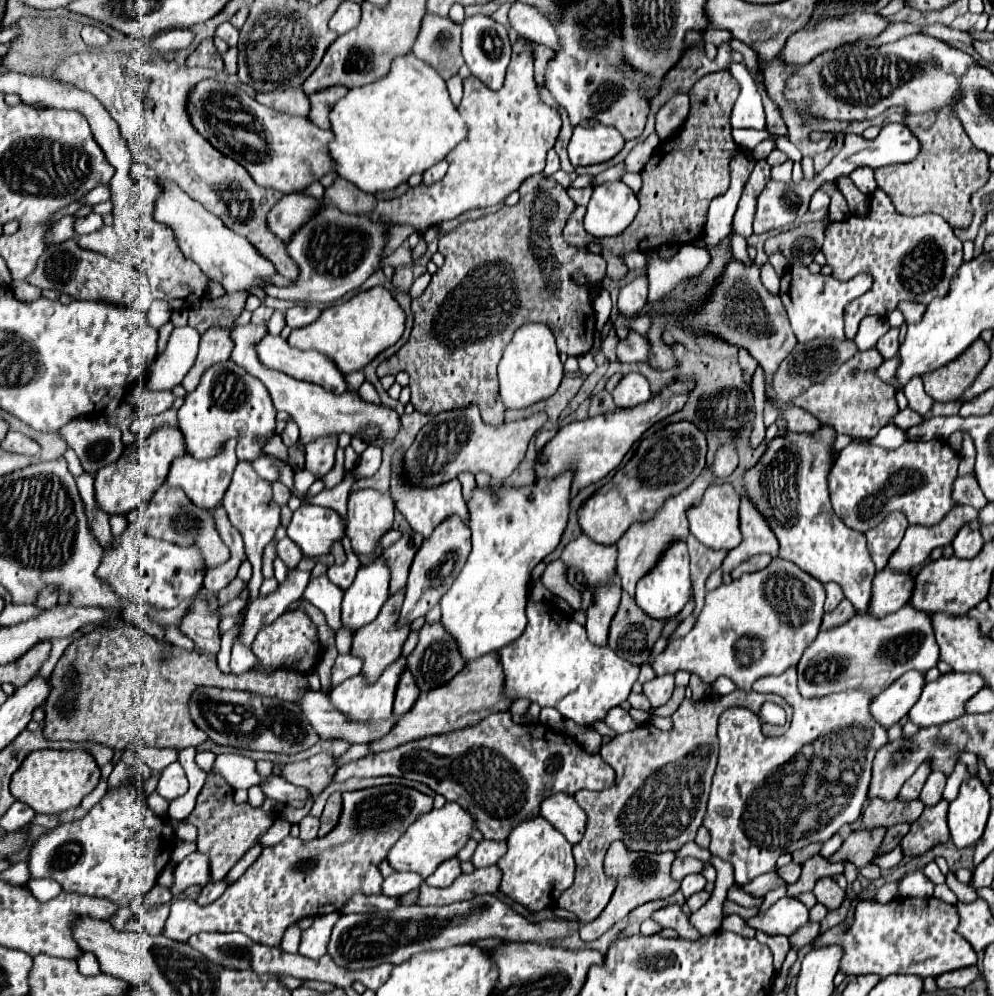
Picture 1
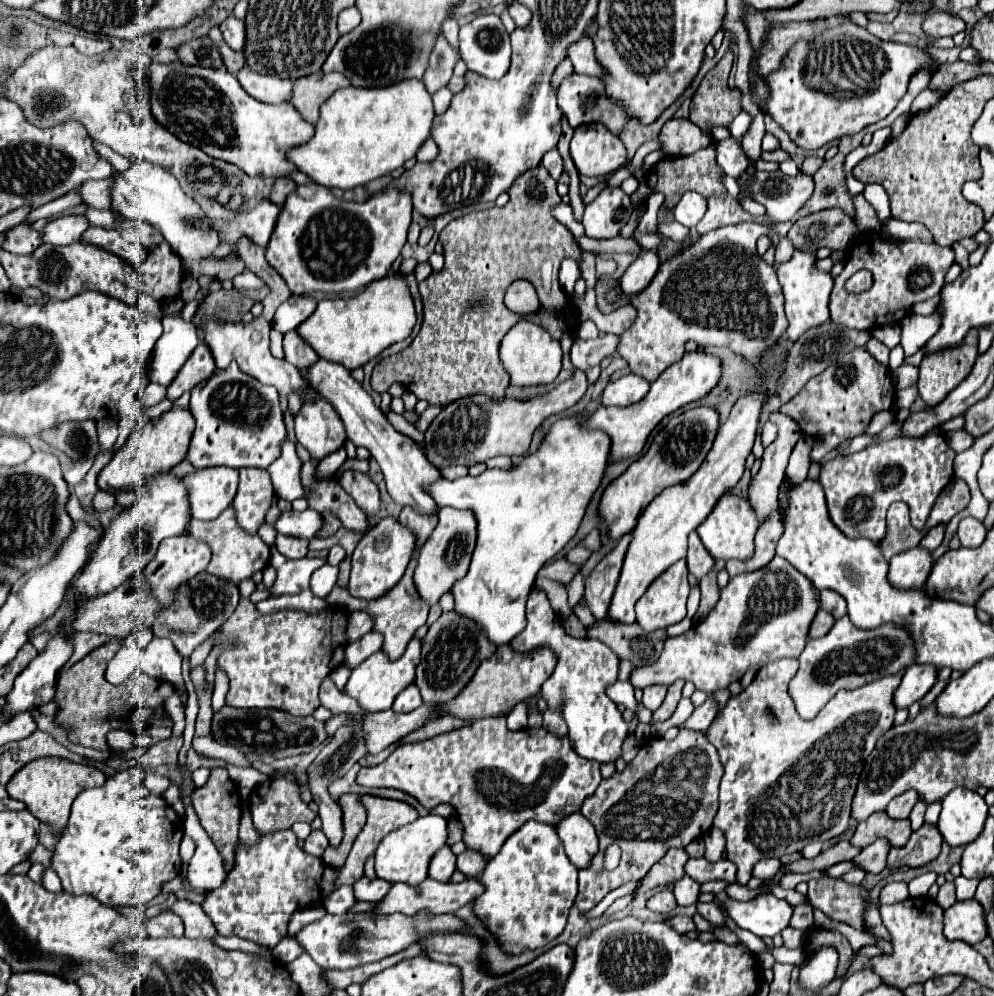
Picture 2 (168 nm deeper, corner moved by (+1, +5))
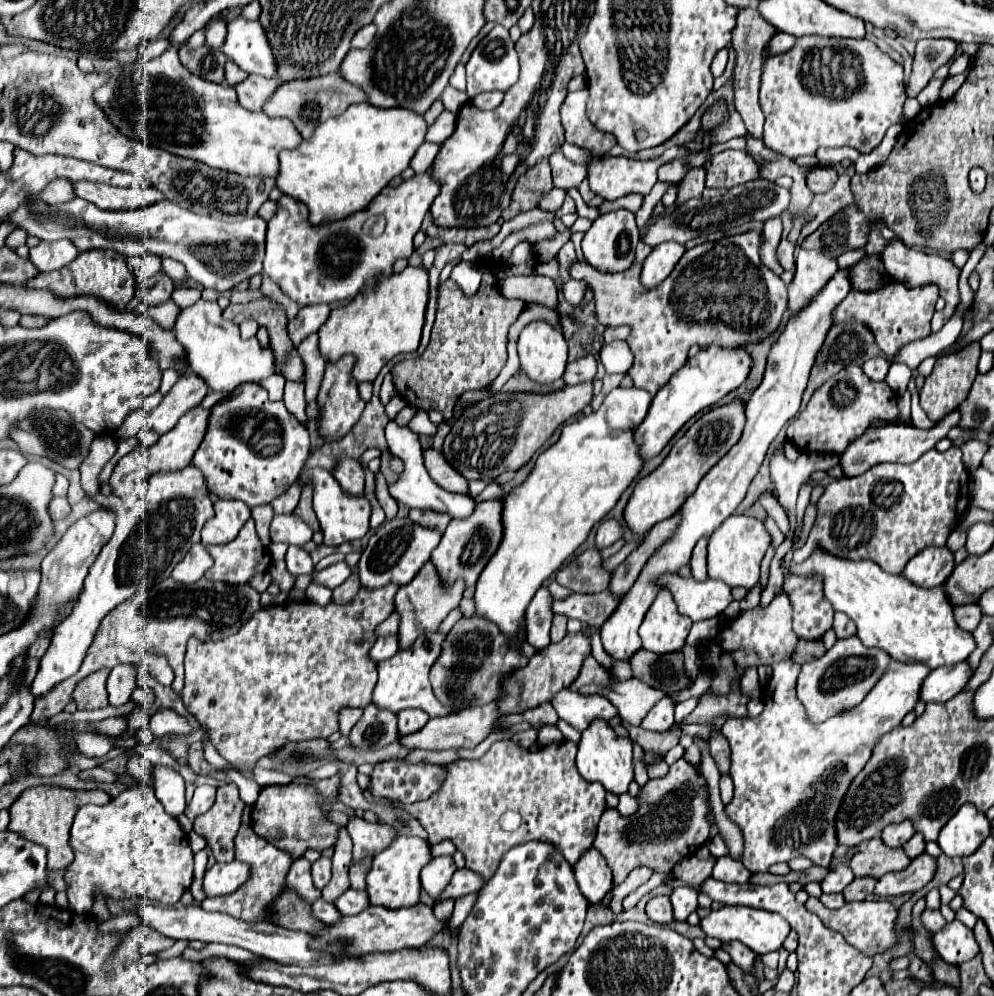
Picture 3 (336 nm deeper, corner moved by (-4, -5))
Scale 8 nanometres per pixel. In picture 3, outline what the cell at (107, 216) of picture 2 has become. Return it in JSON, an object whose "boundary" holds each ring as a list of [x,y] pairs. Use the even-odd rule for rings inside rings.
{"boundary":[[[74,198],[58,206],[44,202],[20,206],[6,218],[6,222],[14,224],[20,230],[26,230],[28,236],[36,236],[42,242],[66,238],[78,250],[100,248],[114,250],[124,256],[144,256],[148,252],[158,258],[172,258],[182,262],[190,278],[194,278],[202,288],[216,288],[218,292],[232,290],[242,280],[262,272],[266,222],[260,216],[230,224],[210,216],[194,214],[168,200],[138,210],[104,212],[100,208],[94,208],[90,202]]]}

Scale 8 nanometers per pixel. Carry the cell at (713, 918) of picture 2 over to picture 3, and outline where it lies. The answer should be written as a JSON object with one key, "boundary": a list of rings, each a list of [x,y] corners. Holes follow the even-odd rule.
{"boundary":[[[730,942],[730,946],[722,946],[722,948],[732,956],[732,962],[734,962],[742,972],[746,972],[746,974],[750,974],[750,976],[756,976],[756,972],[754,972],[756,954],[754,954],[750,948],[742,946],[740,942]]]}

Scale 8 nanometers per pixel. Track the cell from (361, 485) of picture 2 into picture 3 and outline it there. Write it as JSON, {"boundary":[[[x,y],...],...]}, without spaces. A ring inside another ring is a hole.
{"boundary":[[[340,458],[336,466],[330,470],[330,474],[338,480],[338,484],[350,492],[350,494],[362,494],[364,492],[364,470],[358,460],[352,458]]]}

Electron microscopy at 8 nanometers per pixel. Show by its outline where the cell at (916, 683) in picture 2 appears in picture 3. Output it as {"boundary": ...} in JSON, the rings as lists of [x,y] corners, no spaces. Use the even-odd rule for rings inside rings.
{"boundary":[[[960,662],[958,666],[942,666],[938,670],[932,670],[922,686],[920,698],[928,702],[948,702],[958,692],[966,688],[970,678],[974,676],[974,670],[968,662]]]}

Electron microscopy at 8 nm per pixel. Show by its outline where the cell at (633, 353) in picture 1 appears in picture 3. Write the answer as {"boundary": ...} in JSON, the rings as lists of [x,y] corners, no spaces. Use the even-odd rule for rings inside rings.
{"boundary":[[[584,356],[580,360],[574,360],[566,366],[566,372],[562,374],[562,380],[566,384],[582,384],[592,380],[596,374],[596,358],[594,356]]]}

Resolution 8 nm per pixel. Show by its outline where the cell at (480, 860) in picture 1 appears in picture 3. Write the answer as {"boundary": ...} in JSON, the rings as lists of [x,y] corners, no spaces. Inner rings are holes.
{"boundary":[[[456,870],[450,884],[442,890],[442,894],[434,900],[434,902],[442,902],[442,900],[458,900],[466,894],[474,894],[484,886],[484,878],[472,870]]]}

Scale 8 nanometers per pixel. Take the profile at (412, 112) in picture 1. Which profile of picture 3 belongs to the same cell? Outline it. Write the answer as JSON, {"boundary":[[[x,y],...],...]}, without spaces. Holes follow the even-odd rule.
{"boundary":[[[354,104],[344,114],[326,120],[308,140],[302,140],[294,150],[286,150],[280,154],[280,168],[276,176],[276,188],[292,196],[294,200],[300,200],[308,208],[308,222],[312,226],[322,226],[328,222],[346,220],[354,212],[364,210],[378,194],[380,190],[394,178],[400,176],[408,164],[418,146],[424,142],[426,136],[426,122],[422,116],[412,114],[412,110],[406,108],[390,108],[382,110],[372,104]]]}

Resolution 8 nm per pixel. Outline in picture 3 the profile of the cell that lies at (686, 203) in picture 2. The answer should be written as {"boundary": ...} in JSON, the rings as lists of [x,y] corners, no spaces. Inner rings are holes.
{"boundary":[[[752,180],[752,182],[746,182],[746,184],[734,186],[724,196],[716,196],[712,200],[690,198],[688,202],[684,202],[680,206],[666,208],[664,216],[656,218],[646,228],[646,232],[642,236],[642,242],[648,244],[650,248],[658,246],[660,242],[668,242],[668,240],[686,244],[688,240],[698,238],[698,236],[706,236],[714,230],[726,232],[726,230],[730,230],[734,226],[740,226],[740,224],[744,224],[746,220],[752,220],[752,218],[764,222],[772,216],[780,216],[784,210],[788,210],[788,204],[790,204],[790,192],[786,188],[780,188],[780,186],[776,186],[772,182],[766,182],[766,180]]]}

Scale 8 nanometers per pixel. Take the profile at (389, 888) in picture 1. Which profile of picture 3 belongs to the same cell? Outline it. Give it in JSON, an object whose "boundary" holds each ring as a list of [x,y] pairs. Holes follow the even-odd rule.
{"boundary":[[[348,890],[346,894],[342,894],[340,898],[336,898],[334,902],[336,910],[344,916],[354,916],[358,914],[360,910],[368,908],[368,902],[366,902],[366,892],[364,890]]]}

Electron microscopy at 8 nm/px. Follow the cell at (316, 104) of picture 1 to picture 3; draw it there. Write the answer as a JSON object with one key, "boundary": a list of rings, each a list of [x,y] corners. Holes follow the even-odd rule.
{"boundary":[[[328,74],[328,76],[320,76],[320,78],[310,78],[310,80],[294,80],[294,82],[282,82],[276,92],[266,100],[266,104],[262,106],[262,112],[268,116],[280,116],[280,118],[288,118],[290,122],[294,122],[296,130],[300,132],[300,136],[306,140],[312,136],[314,128],[322,122],[326,122],[328,118],[334,118],[338,114],[342,114],[350,104],[360,104],[360,102],[368,102],[366,92],[360,86],[354,86],[350,82],[346,82],[342,78],[342,74]]]}

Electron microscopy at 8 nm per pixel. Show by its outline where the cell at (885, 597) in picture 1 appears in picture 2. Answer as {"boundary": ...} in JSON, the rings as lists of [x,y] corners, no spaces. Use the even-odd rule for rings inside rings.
{"boundary":[[[911,548],[891,558],[889,584],[897,590],[921,590],[931,572],[931,554],[921,548]]]}

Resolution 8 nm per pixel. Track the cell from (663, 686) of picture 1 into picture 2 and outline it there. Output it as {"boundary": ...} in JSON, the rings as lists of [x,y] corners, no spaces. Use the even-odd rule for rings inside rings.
{"boundary":[[[655,684],[655,686],[645,686],[643,688],[643,704],[649,708],[649,710],[657,710],[663,702],[667,694],[667,686],[665,684]]]}

